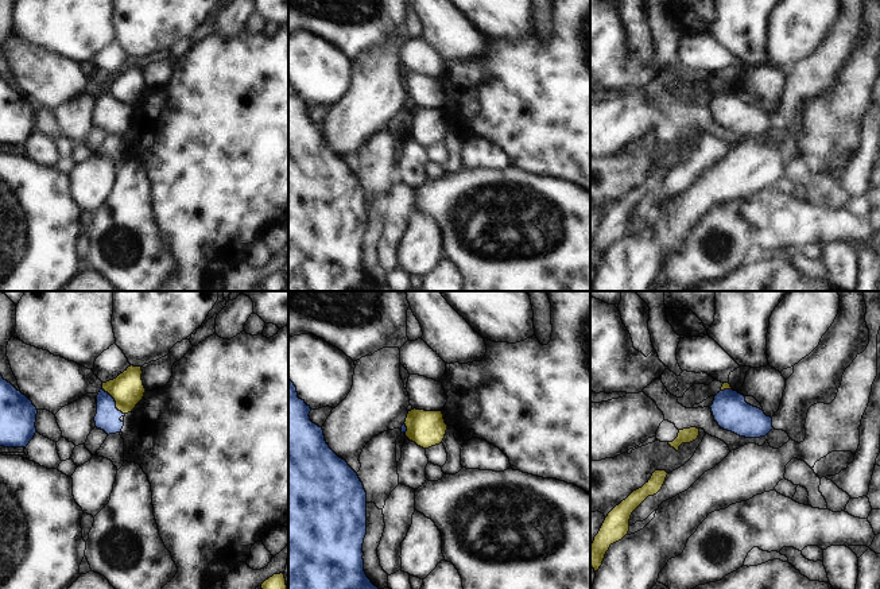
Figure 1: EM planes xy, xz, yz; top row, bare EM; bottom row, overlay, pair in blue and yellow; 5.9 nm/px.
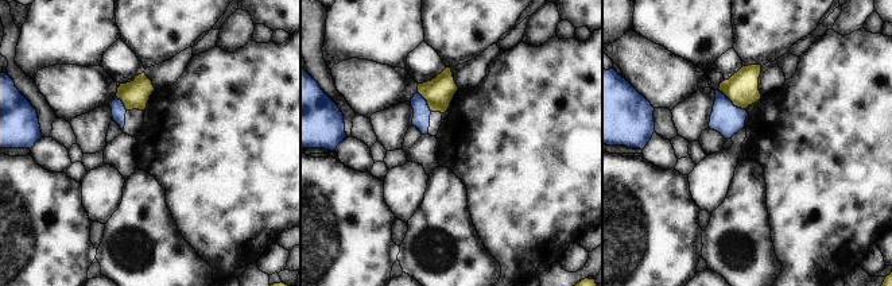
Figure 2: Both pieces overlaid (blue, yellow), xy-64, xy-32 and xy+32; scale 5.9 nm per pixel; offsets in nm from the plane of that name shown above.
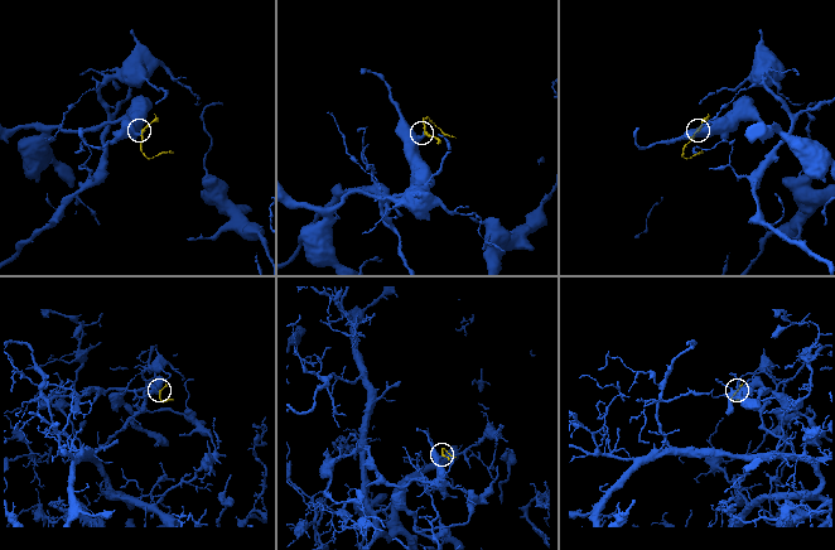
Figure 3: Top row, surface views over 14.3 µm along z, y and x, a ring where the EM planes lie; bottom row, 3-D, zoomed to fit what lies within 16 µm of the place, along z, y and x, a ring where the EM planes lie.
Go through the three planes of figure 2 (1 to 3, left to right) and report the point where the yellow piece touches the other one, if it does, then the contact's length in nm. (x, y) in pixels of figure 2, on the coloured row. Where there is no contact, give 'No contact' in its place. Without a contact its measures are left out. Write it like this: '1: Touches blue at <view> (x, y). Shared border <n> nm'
1: Touches blue at xy-64 (121, 103). Shared border 110 nm
2: Touches blue at xy-32 (426, 101). Shared border 150 nm
3: Touches blue at xy+32 (732, 103). Shared border 200 nm.

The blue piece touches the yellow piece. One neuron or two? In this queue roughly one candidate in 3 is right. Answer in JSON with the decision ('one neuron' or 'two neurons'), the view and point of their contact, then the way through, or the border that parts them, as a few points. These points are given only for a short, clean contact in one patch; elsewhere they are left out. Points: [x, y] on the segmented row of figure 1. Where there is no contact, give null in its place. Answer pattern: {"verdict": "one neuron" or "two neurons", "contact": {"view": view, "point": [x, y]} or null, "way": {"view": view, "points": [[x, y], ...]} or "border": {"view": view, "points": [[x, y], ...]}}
{"verdict": "two neurons", "contact": {"view": "xy", "point": [115, 402]}, "border": {"view": "xy", "points": [[101, 388], [124, 414]]}}

